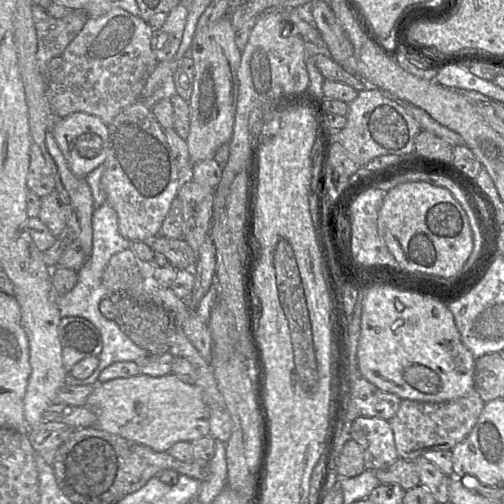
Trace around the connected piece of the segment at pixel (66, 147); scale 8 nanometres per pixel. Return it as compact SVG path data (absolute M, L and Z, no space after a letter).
M74 112L57 119L53 134L70 170L80 178L103 164L109 152L109 128L99 117L84 112Z

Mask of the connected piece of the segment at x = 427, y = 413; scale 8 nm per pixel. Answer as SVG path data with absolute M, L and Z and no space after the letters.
M476 390L456 400L441 403L402 399L397 412L388 420L398 457L415 460L428 451L452 450L471 432L484 405Z

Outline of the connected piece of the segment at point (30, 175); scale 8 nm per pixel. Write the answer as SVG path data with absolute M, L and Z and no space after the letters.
M32 143L30 147L26 184L28 189L38 197L44 197L56 189L51 169L46 163L40 147L35 143Z

